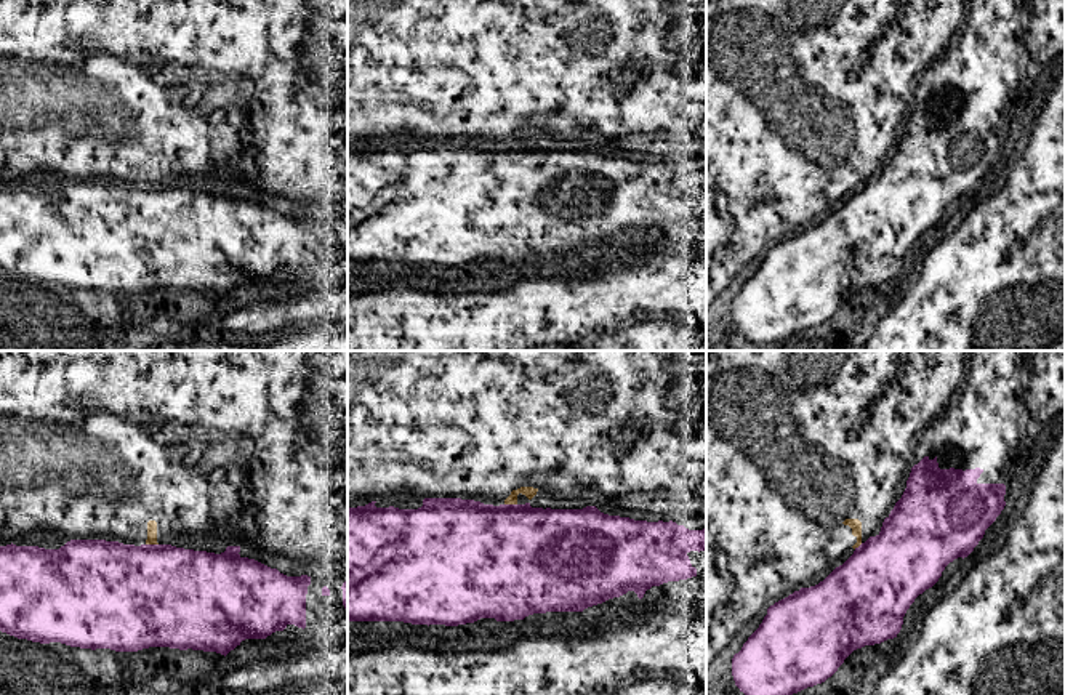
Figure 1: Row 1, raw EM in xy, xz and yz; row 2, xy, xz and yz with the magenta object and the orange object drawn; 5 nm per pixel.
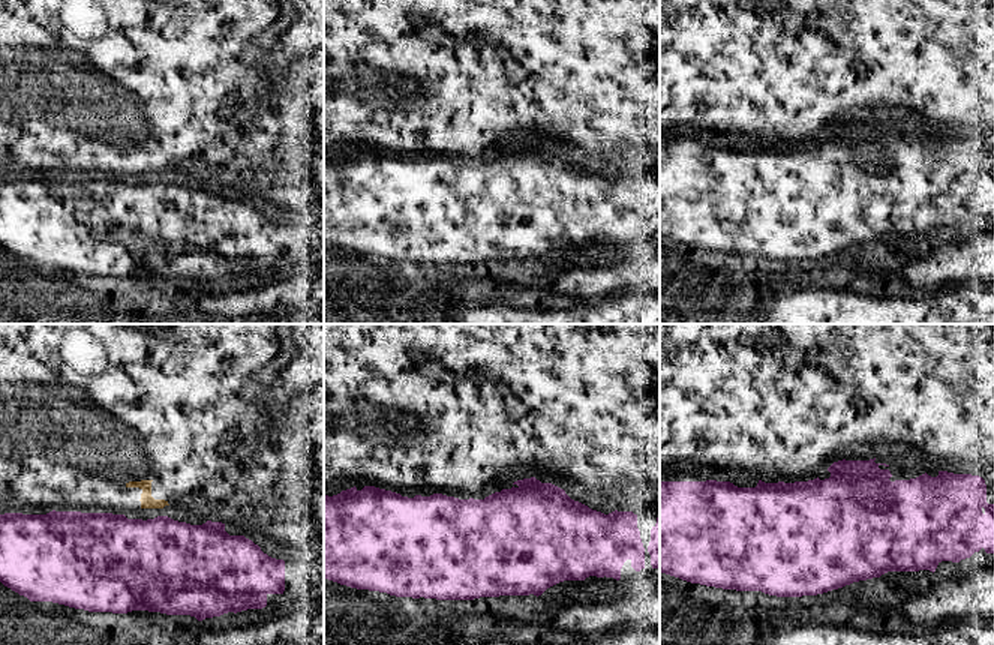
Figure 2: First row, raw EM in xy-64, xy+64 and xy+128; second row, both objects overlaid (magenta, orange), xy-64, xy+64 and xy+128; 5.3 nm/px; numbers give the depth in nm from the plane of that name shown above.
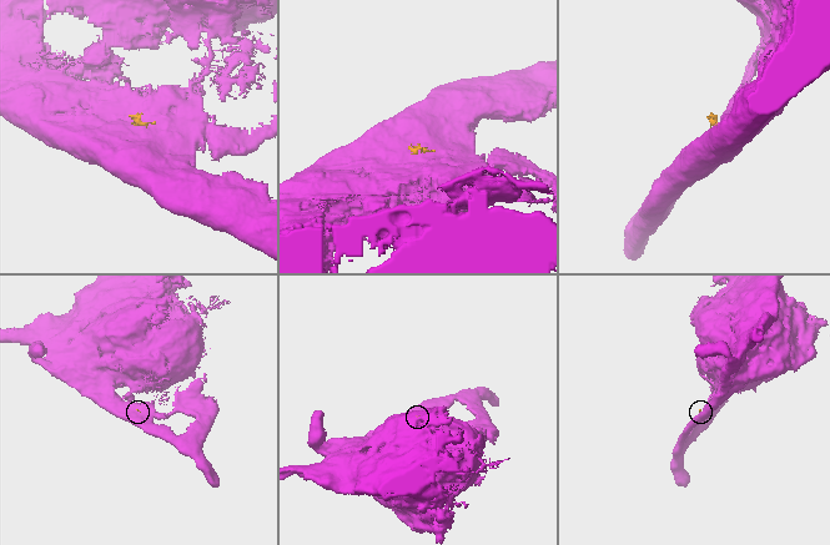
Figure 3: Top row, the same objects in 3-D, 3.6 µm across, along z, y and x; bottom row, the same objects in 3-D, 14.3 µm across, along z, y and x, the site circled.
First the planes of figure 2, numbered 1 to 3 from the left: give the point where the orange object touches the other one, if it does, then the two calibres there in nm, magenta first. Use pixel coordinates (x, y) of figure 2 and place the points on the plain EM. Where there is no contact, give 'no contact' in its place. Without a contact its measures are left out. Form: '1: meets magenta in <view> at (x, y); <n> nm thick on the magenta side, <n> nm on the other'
1: no contact
2: no contact
3: no contact

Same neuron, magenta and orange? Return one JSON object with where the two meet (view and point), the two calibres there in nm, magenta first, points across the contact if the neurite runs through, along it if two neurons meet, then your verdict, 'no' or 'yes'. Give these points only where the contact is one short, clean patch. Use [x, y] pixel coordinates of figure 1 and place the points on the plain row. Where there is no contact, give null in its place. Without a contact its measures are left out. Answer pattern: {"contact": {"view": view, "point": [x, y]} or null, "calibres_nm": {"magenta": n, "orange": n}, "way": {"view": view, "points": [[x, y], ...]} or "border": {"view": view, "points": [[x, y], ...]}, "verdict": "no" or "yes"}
{"contact": {"view": "xy", "point": [152, 186]}, "calibres_nm": {"magenta": 500, "orange": 50}, "border": {"view": "xy", "points": [[146, 184], [157, 186]]}, "verdict": "no"}

